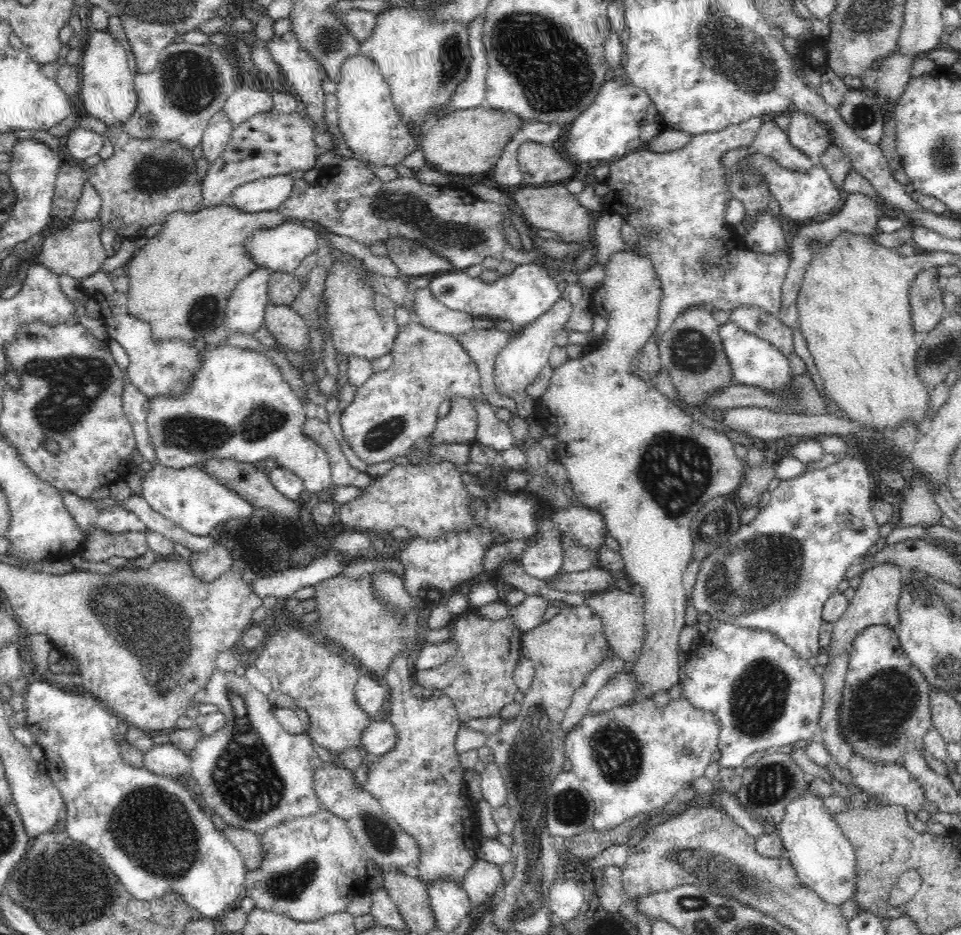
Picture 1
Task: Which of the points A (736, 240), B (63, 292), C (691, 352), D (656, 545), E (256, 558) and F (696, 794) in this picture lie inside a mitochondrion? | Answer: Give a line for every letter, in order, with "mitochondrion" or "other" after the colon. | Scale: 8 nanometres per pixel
A: other
B: other
C: mitochondrion
D: other
E: other
F: other

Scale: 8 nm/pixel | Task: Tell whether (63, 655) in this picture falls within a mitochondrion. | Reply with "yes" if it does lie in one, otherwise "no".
no

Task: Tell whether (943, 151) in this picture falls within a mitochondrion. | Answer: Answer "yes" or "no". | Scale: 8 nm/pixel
yes

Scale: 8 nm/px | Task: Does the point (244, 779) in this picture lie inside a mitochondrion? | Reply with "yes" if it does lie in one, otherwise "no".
yes

